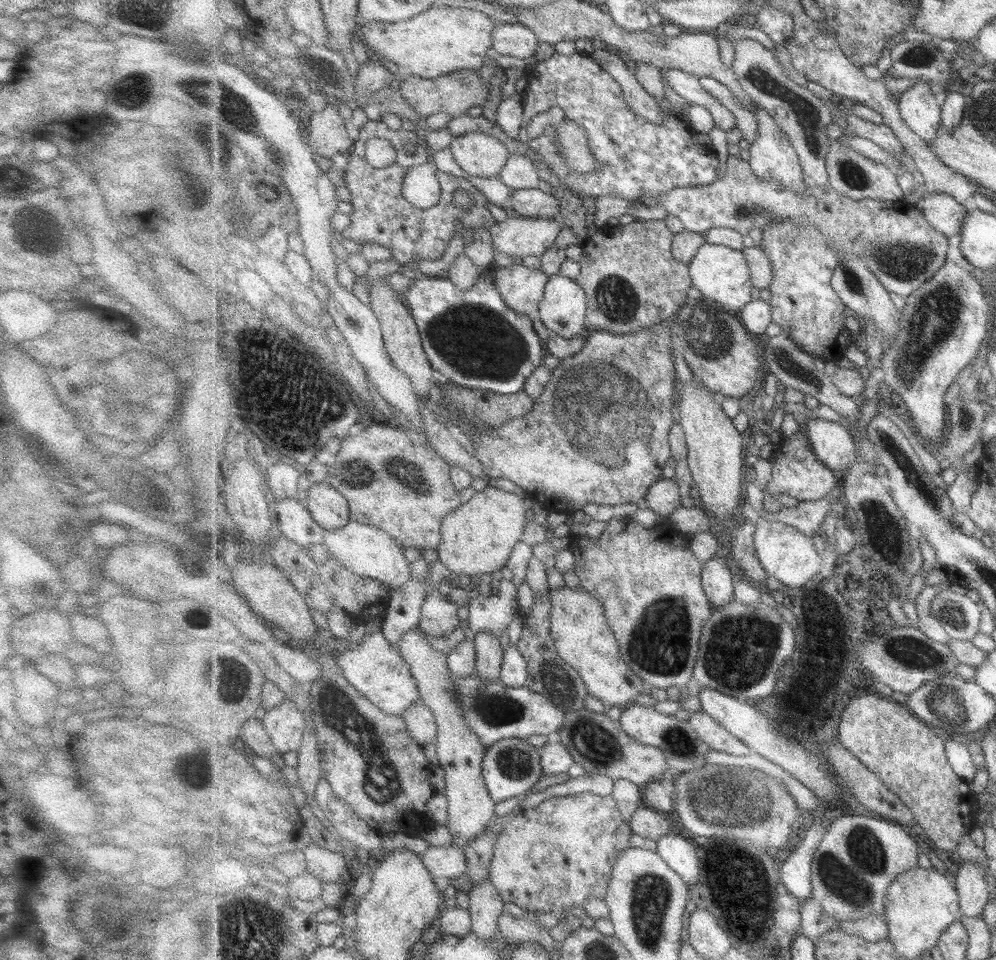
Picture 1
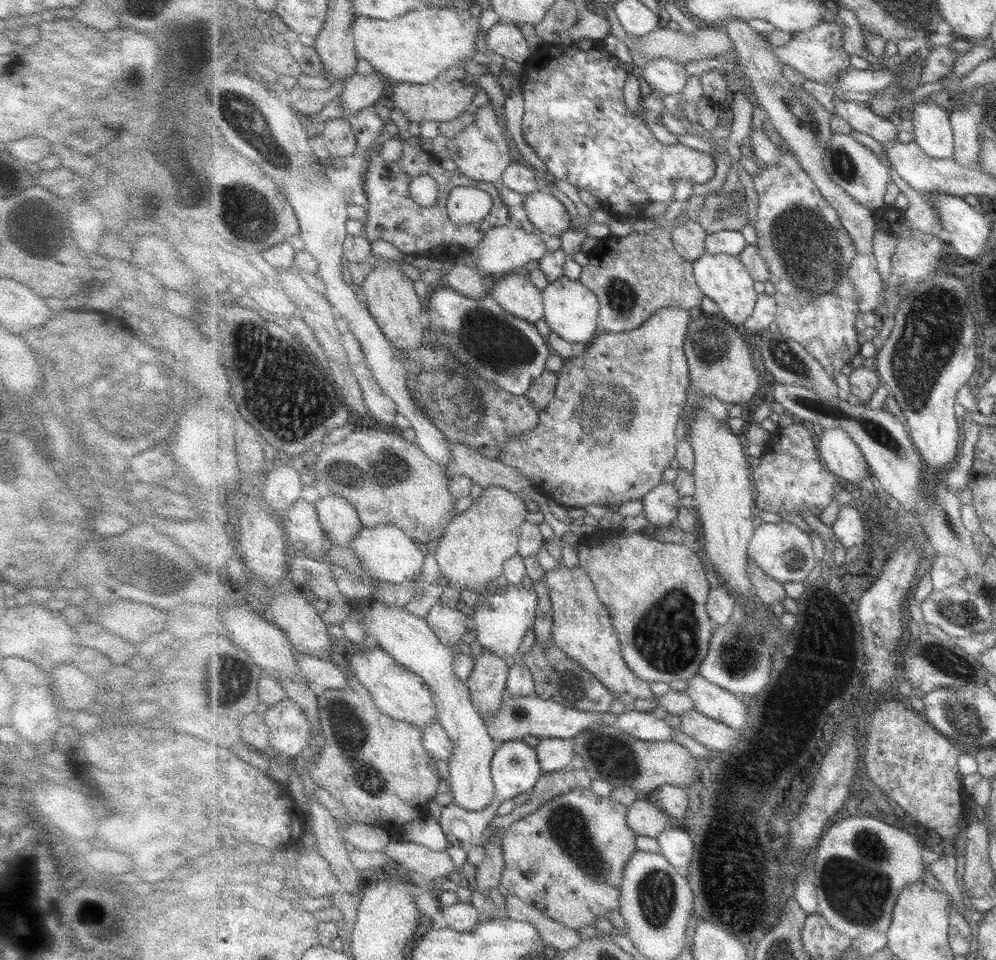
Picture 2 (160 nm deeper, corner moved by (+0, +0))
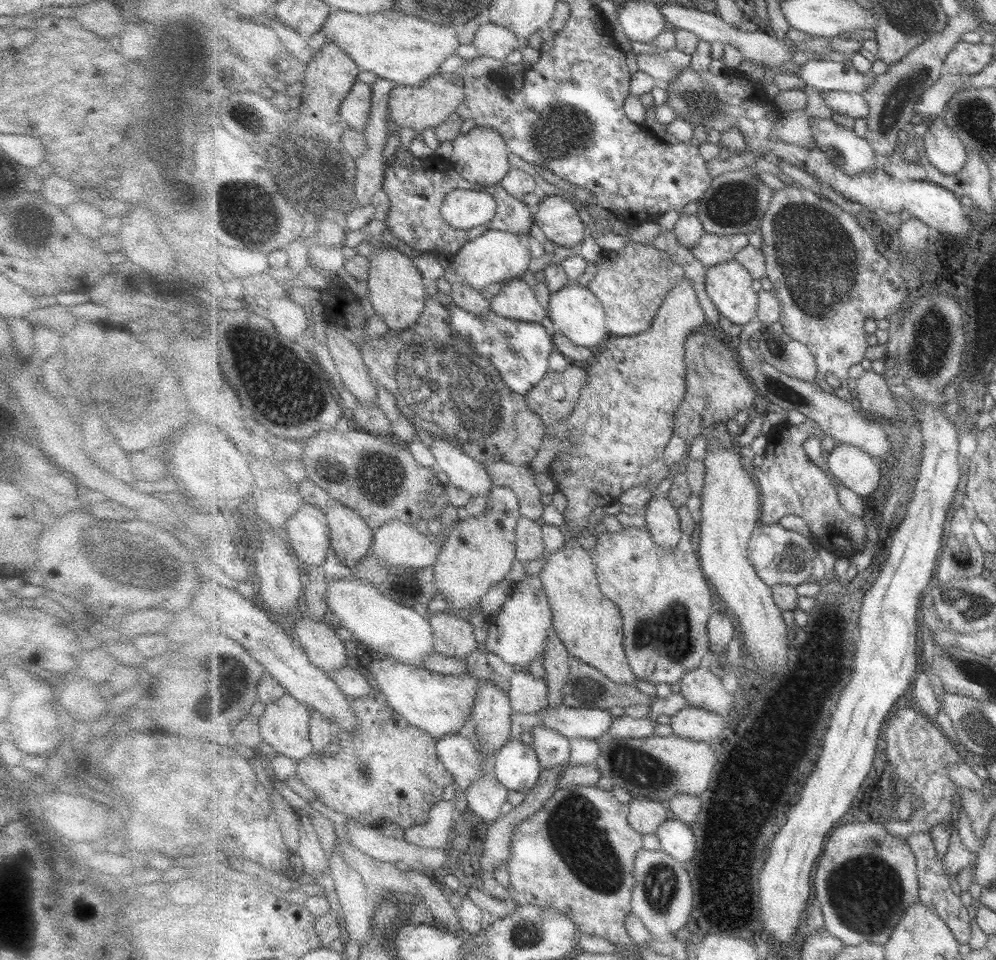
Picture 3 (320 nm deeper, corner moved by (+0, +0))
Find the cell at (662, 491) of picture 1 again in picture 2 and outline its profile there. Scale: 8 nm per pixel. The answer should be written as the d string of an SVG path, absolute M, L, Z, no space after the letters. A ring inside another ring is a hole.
M661 483L642 499L643 513L654 527L669 526L678 519L681 498L674 483Z

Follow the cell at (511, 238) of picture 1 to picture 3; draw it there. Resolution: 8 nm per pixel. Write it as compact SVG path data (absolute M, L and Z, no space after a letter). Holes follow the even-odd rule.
M489 230L475 241L465 245L459 254L454 255L452 263L446 268L445 279L451 285L458 282L474 290L492 293L504 283L523 276L527 272L531 258L529 247L525 245L521 236L512 234L510 231Z

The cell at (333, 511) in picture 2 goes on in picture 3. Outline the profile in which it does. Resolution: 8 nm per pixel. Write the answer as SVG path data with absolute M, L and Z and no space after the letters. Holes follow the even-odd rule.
M336 500L331 501L325 507L325 511L330 522L332 549L349 570L358 572L363 560L372 552L375 529L368 524L358 511L351 510L351 507L345 506Z

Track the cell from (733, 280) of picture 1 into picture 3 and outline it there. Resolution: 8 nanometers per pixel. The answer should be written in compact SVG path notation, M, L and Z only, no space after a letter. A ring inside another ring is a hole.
M736 259L708 268L706 292L718 312L743 326L757 316L760 298L753 290L753 275Z

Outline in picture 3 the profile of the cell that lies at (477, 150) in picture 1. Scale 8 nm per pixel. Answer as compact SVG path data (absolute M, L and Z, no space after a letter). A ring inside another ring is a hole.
M475 126L468 133L455 138L452 144L453 152L449 159L454 163L455 170L467 182L491 188L499 184L512 169L509 165L510 147L507 146L502 134L493 128Z

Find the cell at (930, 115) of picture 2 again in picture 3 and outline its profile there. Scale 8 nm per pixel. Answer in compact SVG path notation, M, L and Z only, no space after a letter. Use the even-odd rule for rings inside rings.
M945 122L941 129L937 129L932 126L933 123L928 127L925 135L923 135L925 154L934 167L940 169L943 174L947 176L955 176L959 174L967 164L968 161L968 150L966 143L962 141L960 136L950 128Z

